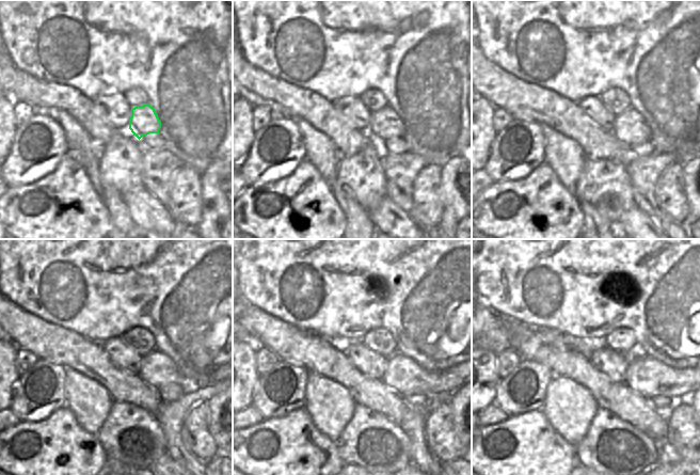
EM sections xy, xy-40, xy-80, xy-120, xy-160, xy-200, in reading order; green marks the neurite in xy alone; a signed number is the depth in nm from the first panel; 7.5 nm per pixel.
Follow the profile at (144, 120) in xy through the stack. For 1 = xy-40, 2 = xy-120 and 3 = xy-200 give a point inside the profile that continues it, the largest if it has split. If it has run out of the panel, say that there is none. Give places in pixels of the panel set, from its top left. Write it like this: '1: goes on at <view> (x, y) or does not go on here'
1: goes on at xy-40 (384, 124)
2: goes on at xy-120 (156, 368)
3: goes on at xy-200 (646, 376)

